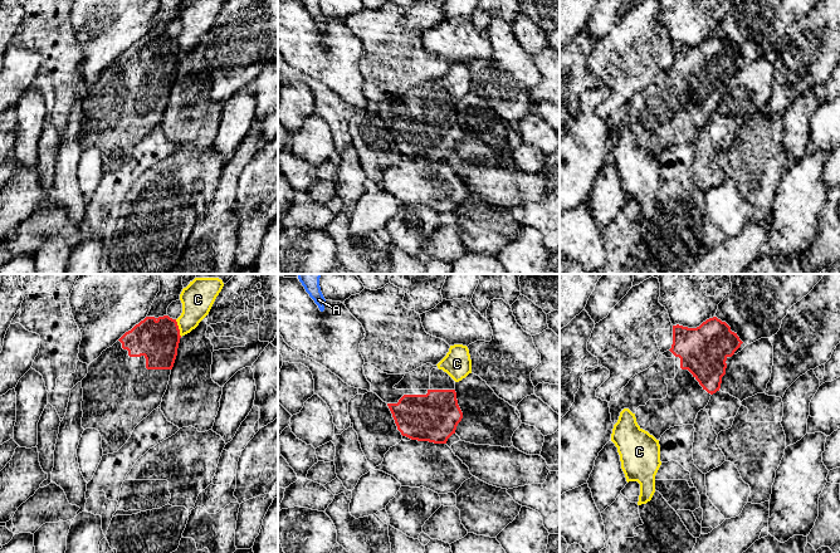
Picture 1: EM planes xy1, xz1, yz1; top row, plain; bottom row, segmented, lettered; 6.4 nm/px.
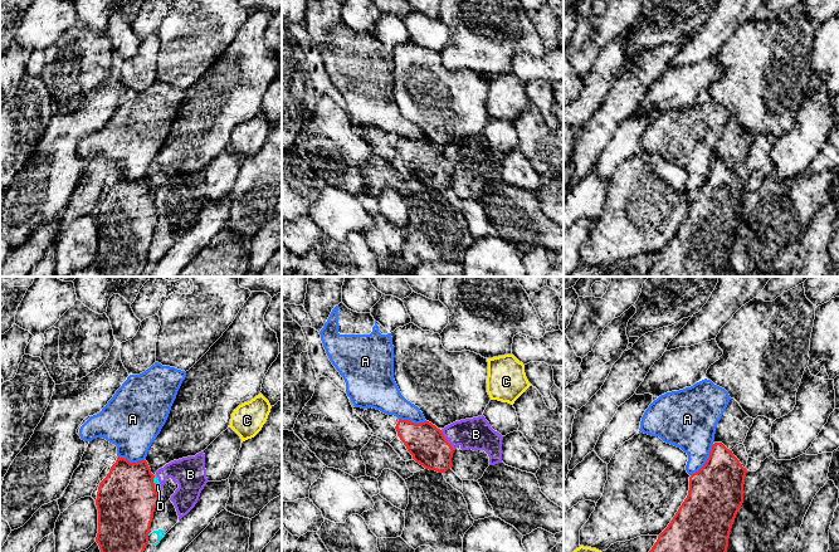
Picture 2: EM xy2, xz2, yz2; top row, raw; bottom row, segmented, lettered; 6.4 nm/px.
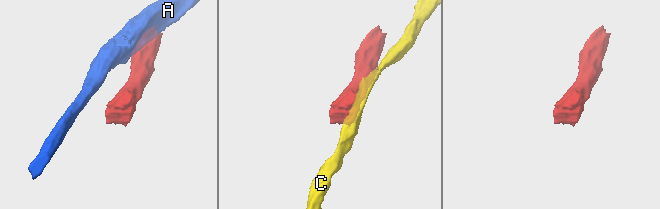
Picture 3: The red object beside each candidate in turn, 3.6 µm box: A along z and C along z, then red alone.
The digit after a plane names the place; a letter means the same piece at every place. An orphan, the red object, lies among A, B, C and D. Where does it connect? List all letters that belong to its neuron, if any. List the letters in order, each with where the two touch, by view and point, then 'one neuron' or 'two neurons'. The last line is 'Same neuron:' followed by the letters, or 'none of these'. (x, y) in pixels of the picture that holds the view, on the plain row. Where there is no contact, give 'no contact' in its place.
A: meets red in yz2 at (707, 179); two neurons
B: meets red in xz2 at (447, 159); two neurons
C: meets red in xy1 at (177, 47); two neurons
D: meets red in xy2 at (154, 203); two neurons
Same neuron: none of these

